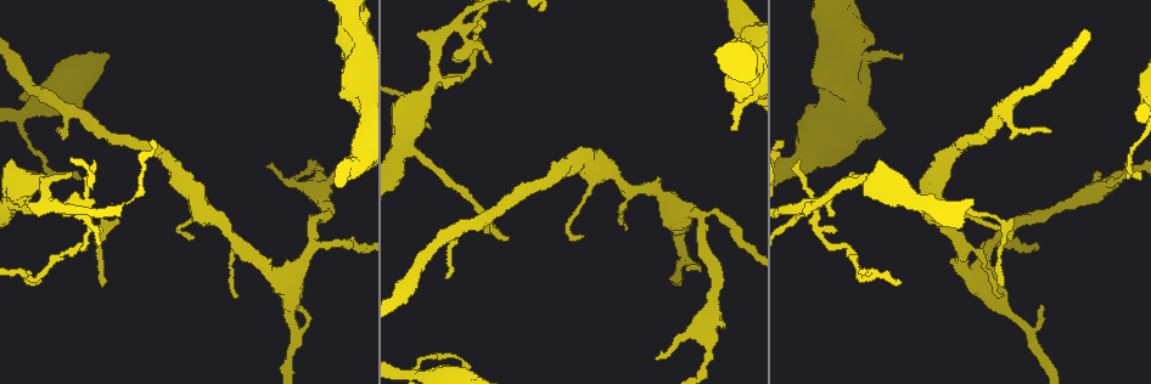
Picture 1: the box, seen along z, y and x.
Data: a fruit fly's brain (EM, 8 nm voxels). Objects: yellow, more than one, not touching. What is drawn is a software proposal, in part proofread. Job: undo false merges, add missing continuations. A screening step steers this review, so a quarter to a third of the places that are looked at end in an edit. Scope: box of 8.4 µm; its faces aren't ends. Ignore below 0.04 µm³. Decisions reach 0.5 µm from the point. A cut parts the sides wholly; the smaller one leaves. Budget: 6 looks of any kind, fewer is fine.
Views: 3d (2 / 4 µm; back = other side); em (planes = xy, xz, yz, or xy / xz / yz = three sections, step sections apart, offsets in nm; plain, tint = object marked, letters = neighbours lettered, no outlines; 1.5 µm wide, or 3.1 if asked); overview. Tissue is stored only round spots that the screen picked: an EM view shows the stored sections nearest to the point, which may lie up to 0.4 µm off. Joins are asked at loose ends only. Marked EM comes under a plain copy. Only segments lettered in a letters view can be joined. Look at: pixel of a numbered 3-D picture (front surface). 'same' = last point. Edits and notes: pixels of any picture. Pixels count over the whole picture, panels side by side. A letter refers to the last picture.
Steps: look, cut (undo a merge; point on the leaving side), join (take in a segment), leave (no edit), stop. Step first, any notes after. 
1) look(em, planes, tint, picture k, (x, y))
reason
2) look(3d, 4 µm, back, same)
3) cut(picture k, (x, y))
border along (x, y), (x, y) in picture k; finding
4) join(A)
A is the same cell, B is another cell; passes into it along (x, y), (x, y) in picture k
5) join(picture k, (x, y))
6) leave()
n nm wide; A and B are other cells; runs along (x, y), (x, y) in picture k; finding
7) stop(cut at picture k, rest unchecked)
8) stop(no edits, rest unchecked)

look(3d, 2 µm, picture 1, (67, 208))

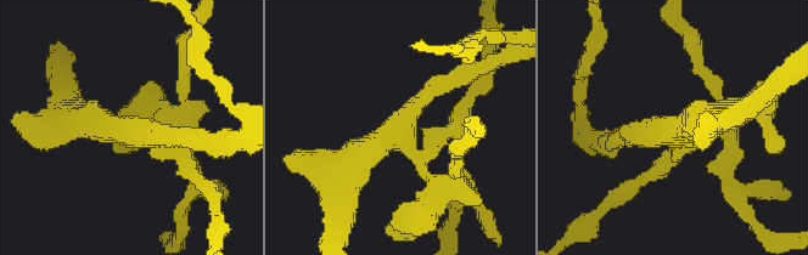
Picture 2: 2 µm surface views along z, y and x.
look(em, planes, letters, picture 2, (398, 136))
shape alone is not enough

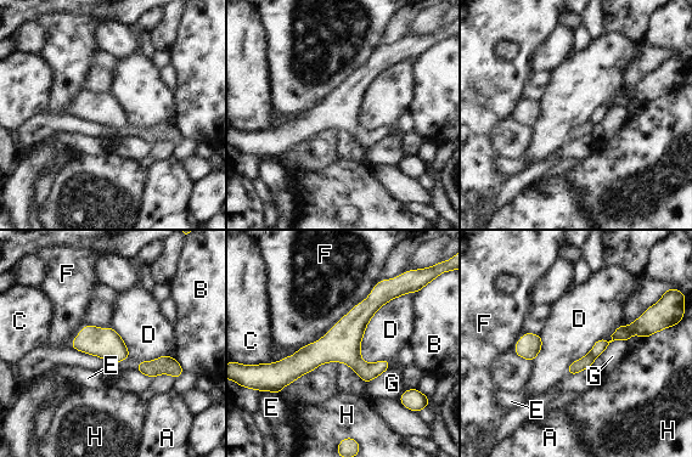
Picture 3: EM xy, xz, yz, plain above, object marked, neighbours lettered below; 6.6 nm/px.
cut(picture 3, (588, 360))
A, B, C, D, E, F, G and H are other cells; border along (589, 353), (594, 359) in picture 3; a second cell is stuck on

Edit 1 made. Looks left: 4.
look(em, xz, step 8, letters, picture 1, (581, 235))
thin end

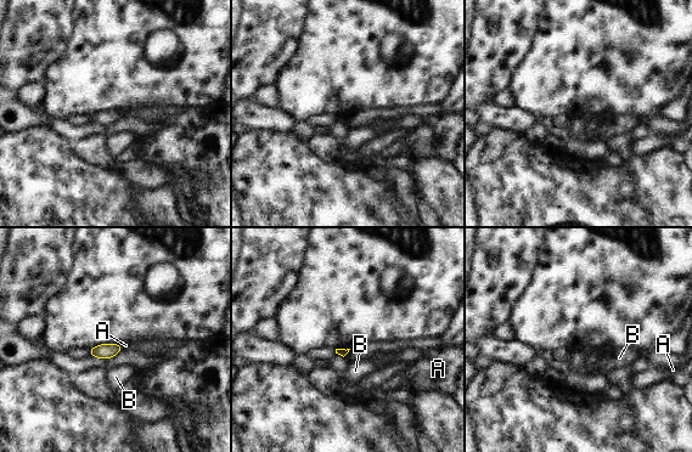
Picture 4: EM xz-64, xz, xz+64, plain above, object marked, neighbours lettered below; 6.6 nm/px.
look(em, planes, letters, same)

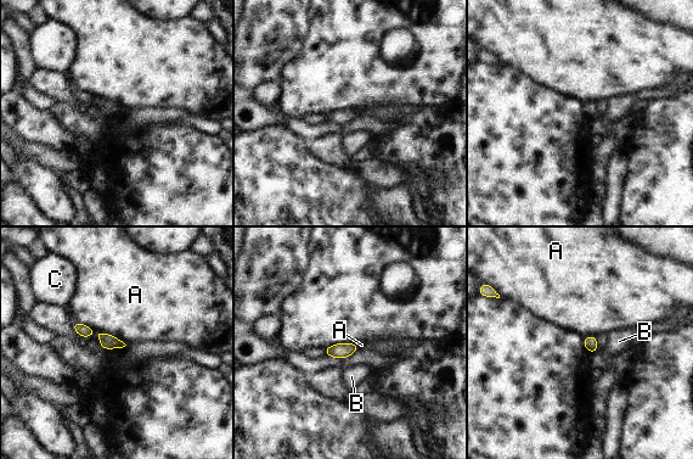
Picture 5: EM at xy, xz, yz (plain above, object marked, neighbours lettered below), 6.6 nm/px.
leave()
A, B and C are other cells; no lettered segment goes on from it

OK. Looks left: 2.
look(em, yz, step 8, letters, picture 1, (988, 245))
three-way junction

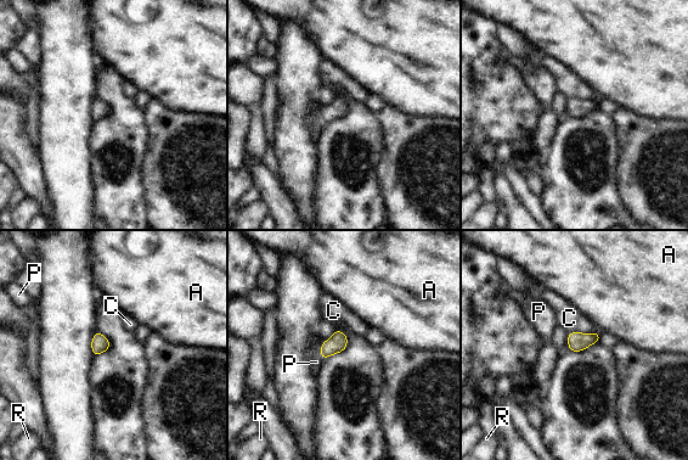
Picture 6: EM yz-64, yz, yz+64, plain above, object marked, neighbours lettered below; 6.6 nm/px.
leave()
A, C, P and R are other cells; border along (597, 331), (568, 334) in picture 6; all the same cell

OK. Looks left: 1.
stop(cut at picture 3, rest unchecked)

